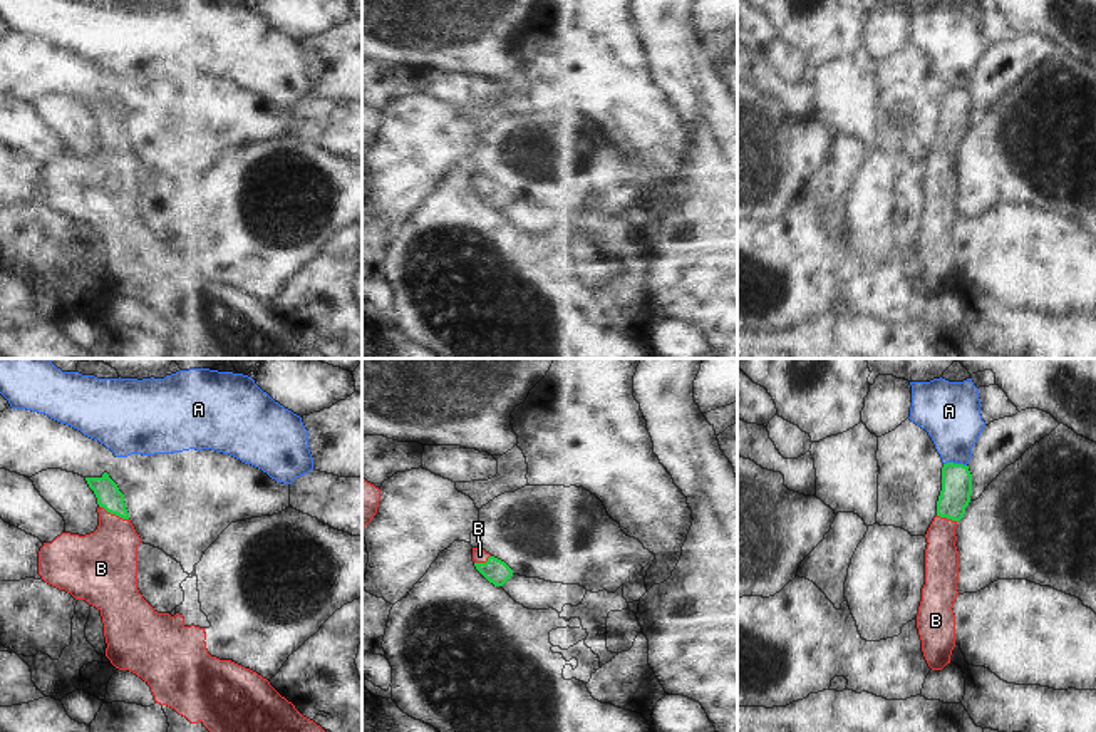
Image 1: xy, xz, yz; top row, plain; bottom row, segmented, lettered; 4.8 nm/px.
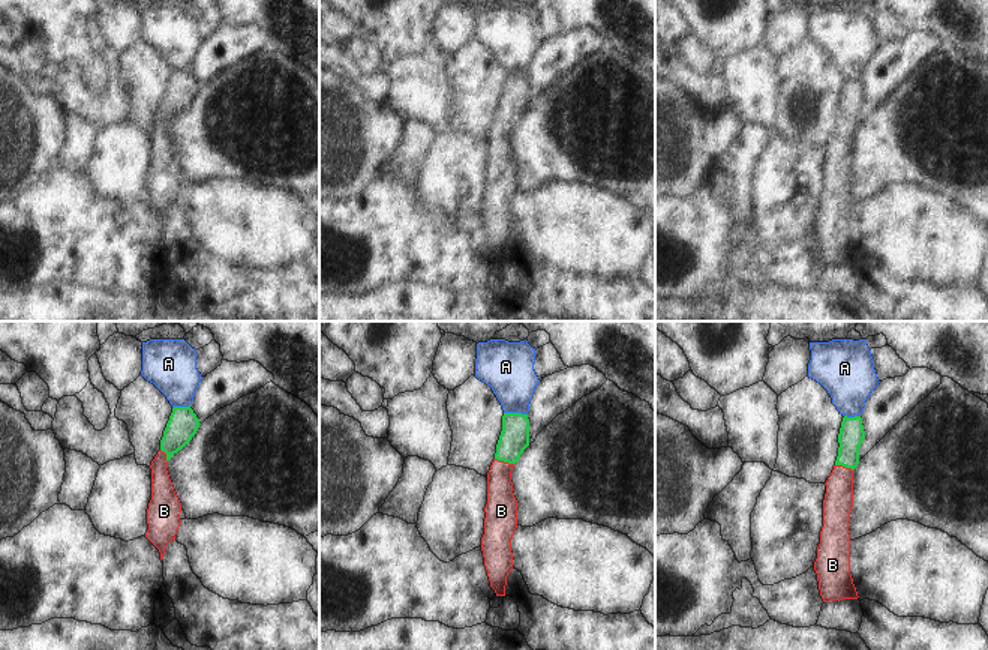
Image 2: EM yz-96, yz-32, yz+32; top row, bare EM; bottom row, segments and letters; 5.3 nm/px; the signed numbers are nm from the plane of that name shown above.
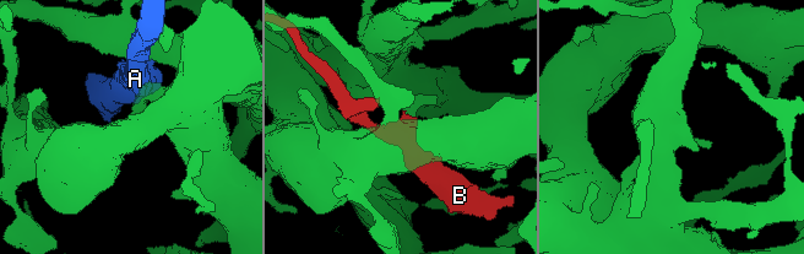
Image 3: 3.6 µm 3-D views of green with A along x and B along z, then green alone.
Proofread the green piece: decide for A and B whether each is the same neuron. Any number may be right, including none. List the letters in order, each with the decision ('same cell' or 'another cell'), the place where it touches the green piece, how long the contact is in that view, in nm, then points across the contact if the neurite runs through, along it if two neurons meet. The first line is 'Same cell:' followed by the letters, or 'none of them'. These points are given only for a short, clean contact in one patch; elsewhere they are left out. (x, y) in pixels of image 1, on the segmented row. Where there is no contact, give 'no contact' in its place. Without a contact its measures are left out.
Same cell: B
A: another cell; contact yz (956, 464); length 110 nm
B: same cell; contact xy (114, 513); length 160 nm; way xy (108, 494), (114, 513), (114, 545), (104, 563)

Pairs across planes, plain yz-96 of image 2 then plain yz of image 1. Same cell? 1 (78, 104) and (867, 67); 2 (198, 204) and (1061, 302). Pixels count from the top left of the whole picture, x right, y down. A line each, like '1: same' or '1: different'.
1: same
2: same

